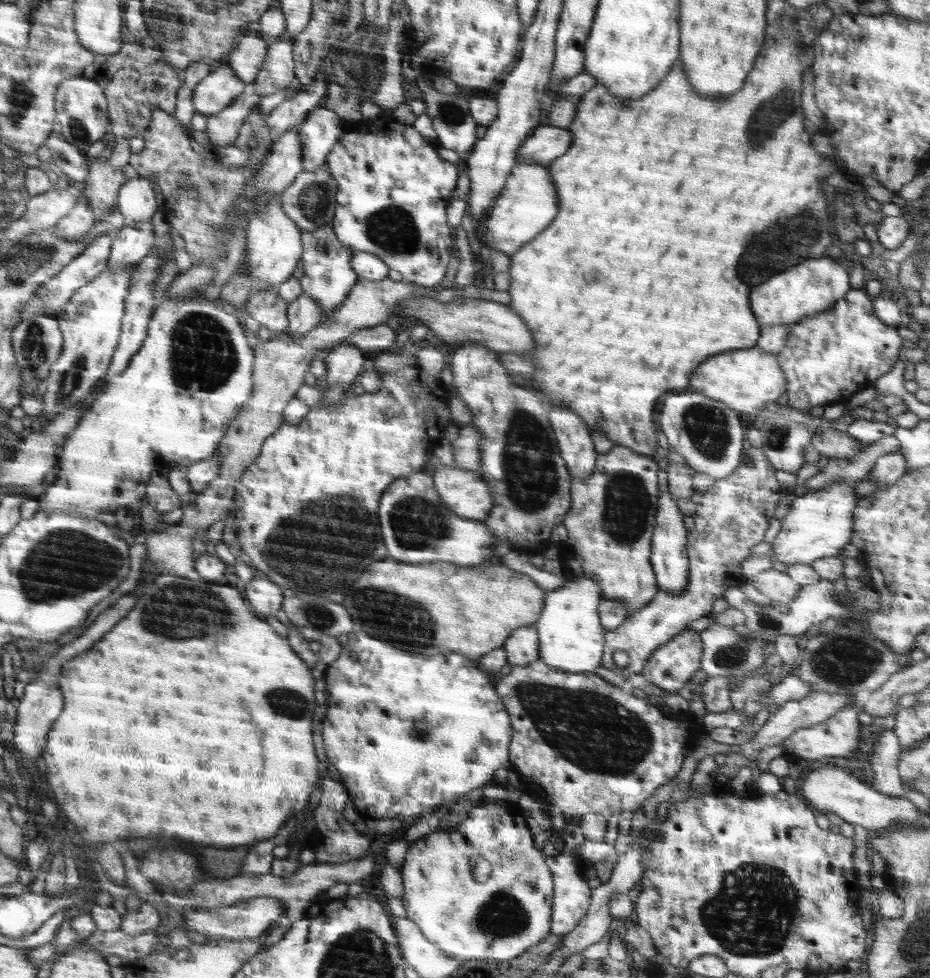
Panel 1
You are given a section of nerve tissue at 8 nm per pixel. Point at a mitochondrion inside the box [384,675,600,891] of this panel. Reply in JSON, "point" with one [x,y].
{"point":[421,732]}

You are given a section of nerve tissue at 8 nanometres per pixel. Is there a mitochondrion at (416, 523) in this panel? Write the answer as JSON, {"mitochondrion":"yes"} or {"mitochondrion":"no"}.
{"mitochondrion":"yes"}

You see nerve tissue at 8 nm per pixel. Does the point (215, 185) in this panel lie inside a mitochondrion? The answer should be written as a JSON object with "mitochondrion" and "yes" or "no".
{"mitochondrion":"yes"}

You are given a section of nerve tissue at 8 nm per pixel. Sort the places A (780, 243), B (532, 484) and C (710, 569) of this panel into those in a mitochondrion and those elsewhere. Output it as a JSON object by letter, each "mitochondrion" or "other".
{"A":"mitochondrion","B":"mitochondrion","C":"other"}

